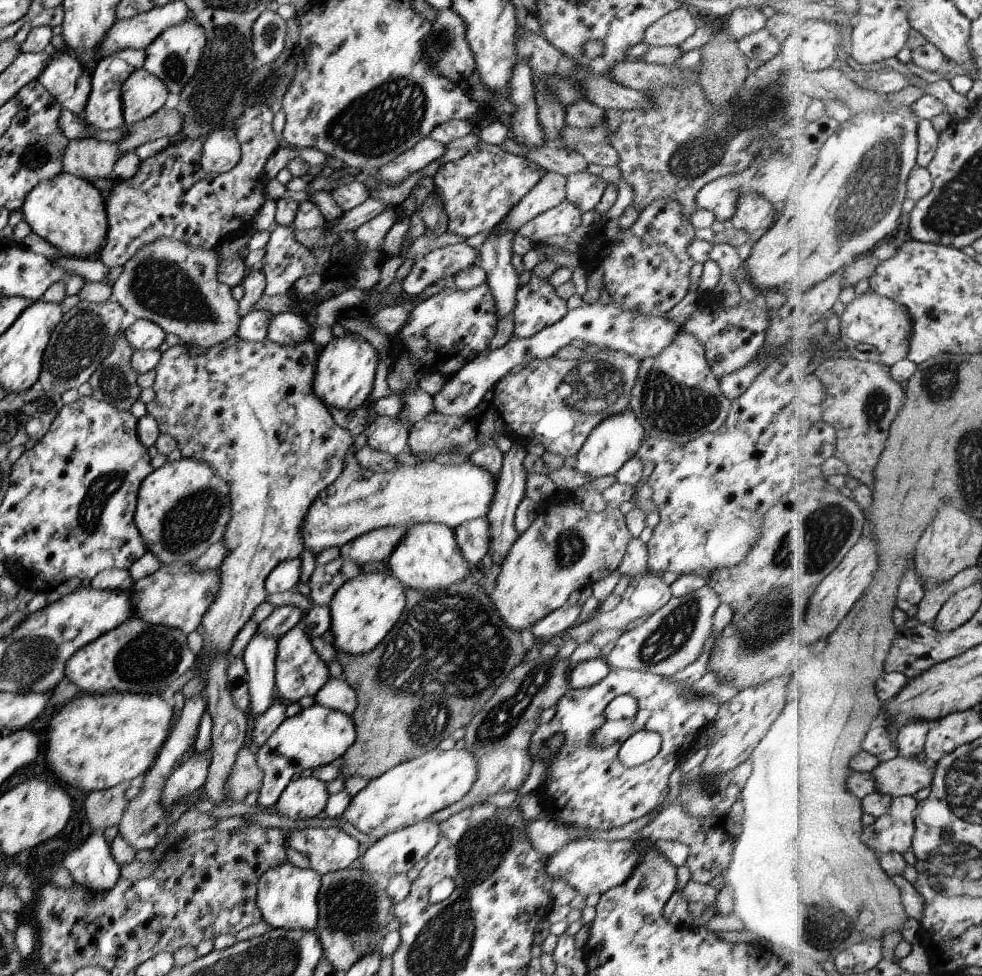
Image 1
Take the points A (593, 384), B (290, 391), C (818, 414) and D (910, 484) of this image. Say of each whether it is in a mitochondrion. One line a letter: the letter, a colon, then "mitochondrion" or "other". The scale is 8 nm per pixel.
A: mitochondrion
B: other
C: other
D: other

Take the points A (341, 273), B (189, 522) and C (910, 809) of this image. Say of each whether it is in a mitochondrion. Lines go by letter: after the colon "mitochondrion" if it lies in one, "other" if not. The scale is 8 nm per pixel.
A: other
B: mitochondrion
C: other

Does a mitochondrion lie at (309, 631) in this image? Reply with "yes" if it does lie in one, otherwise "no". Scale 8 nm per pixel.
no

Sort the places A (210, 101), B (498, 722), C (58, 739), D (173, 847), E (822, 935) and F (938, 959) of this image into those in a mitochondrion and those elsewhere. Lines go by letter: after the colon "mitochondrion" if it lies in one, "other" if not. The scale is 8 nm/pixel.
A: mitochondrion
B: mitochondrion
C: other
D: other
E: mitochondrion
F: other

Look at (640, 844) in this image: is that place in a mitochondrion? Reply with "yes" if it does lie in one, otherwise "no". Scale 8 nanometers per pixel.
no

